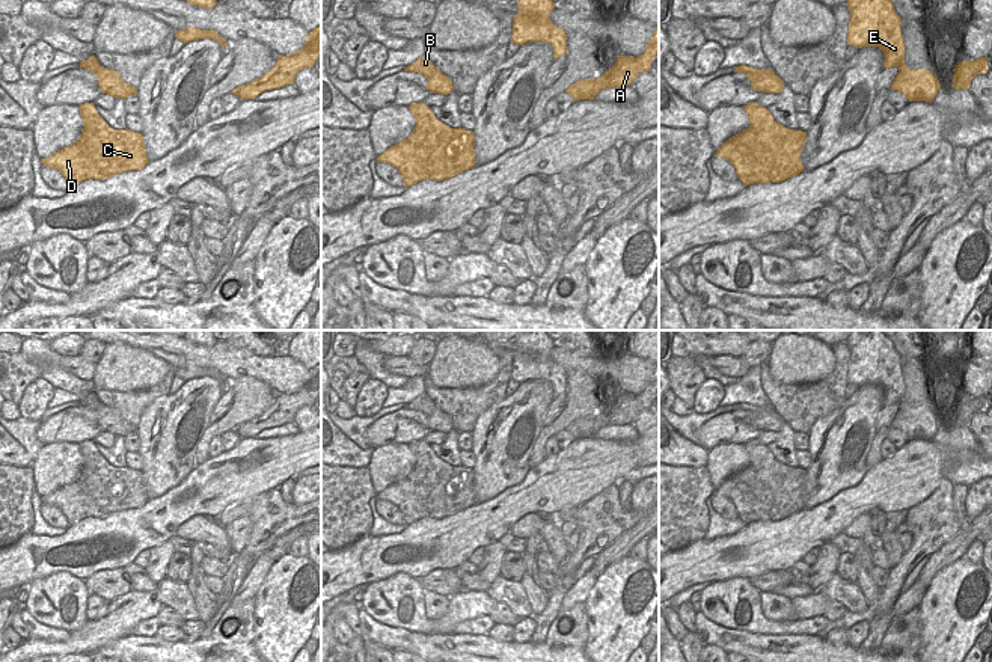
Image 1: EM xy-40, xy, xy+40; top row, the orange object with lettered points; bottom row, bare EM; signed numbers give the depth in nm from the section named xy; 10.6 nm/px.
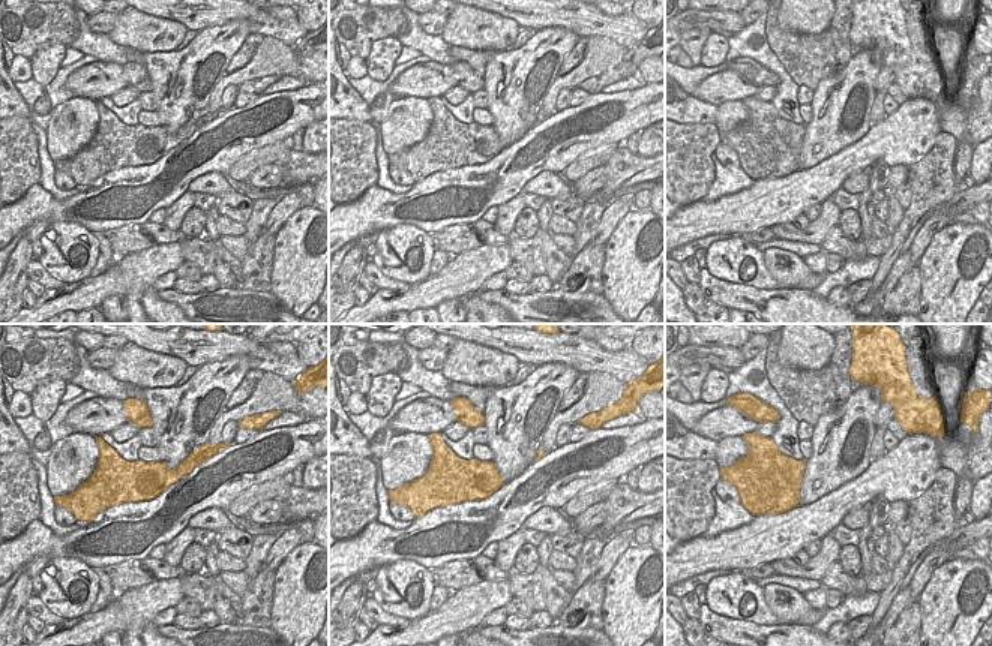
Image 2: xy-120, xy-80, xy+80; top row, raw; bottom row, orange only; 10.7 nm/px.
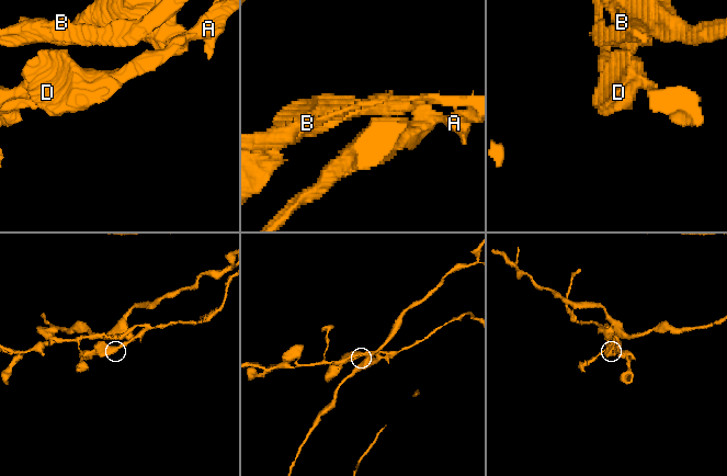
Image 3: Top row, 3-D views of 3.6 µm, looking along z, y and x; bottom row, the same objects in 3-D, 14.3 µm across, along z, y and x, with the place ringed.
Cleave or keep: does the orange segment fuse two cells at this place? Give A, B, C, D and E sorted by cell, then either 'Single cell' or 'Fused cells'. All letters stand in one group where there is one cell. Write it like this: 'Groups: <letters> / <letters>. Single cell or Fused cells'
Groups: A B C D / E. Fused cells

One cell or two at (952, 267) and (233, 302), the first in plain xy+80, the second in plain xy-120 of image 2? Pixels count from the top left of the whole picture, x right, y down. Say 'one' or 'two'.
two

